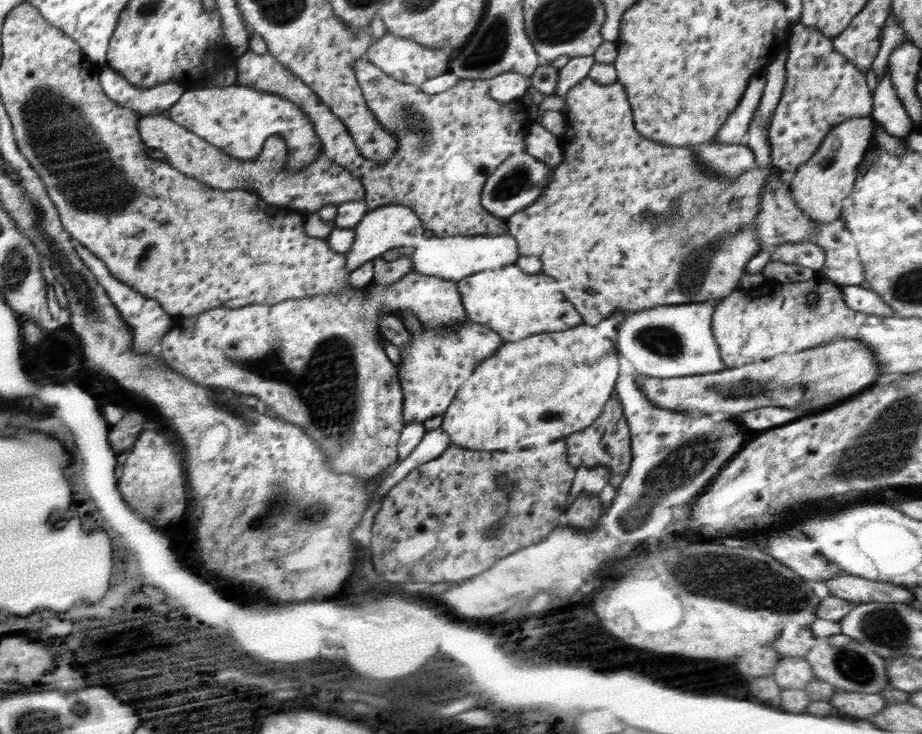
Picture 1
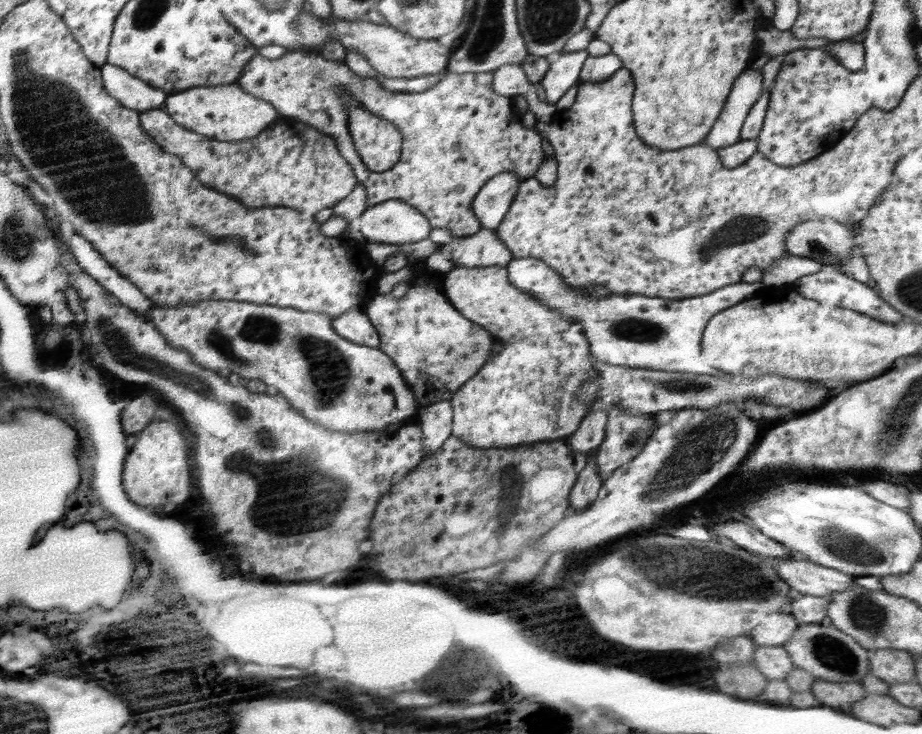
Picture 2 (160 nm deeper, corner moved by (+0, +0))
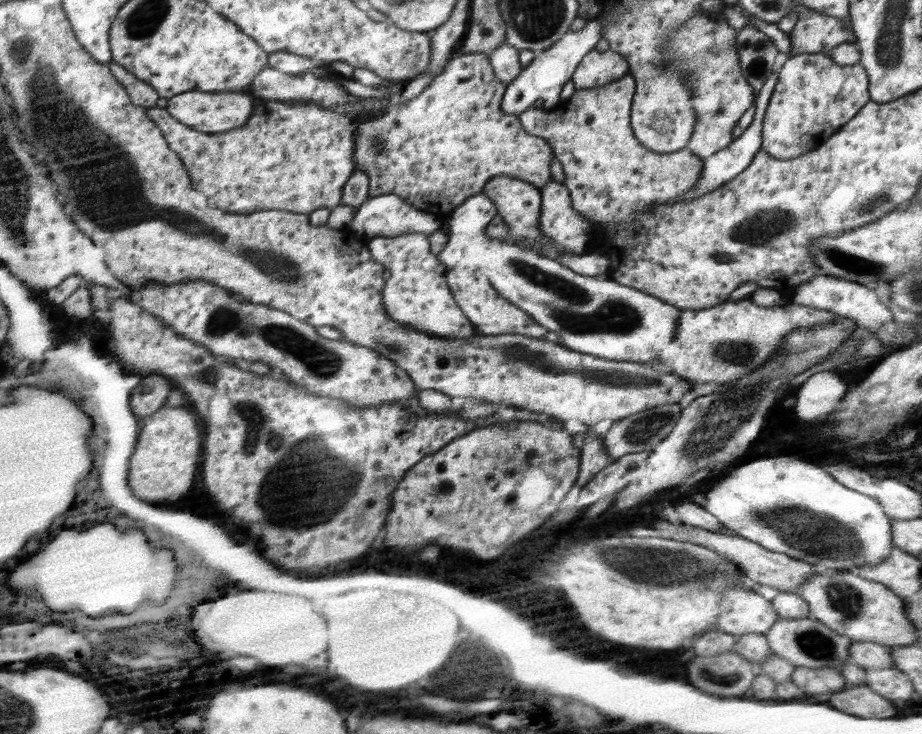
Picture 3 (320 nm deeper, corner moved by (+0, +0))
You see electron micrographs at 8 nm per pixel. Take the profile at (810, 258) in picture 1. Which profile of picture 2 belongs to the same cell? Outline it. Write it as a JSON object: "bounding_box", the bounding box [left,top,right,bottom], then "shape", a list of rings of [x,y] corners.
{"bounding_box":[762,254,823,288],"shape":[[[786,254],[786,257],[774,261],[768,270],[764,270],[762,282],[765,288],[790,287],[798,278],[816,274],[822,267],[823,265],[814,259]]]}

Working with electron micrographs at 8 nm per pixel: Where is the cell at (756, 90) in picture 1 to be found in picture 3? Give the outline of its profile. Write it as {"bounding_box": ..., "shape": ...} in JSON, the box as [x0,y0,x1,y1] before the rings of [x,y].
{"bounding_box":[661,13,754,160],"shape":[[[696,13],[671,34],[661,50],[664,59],[678,63],[675,70],[689,72],[687,86],[693,92],[697,122],[685,148],[703,160],[726,148],[735,139],[732,134],[734,126],[754,104],[753,86],[750,86],[741,71],[736,37],[734,27],[722,13]]]}

